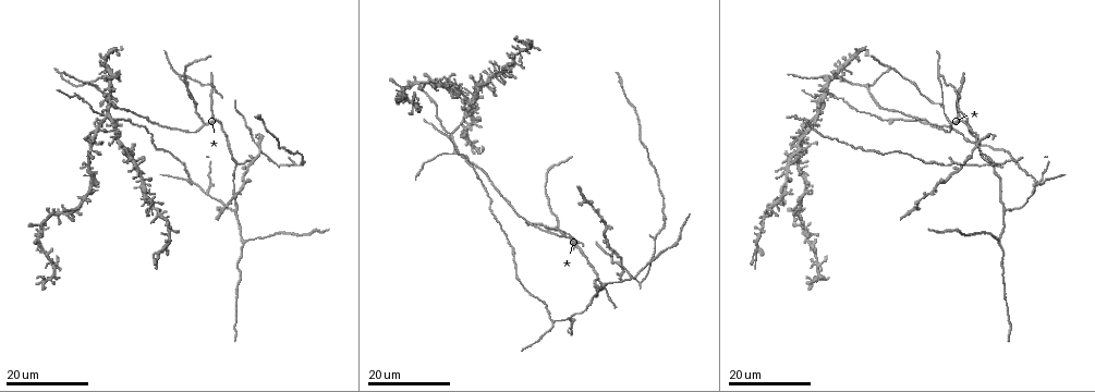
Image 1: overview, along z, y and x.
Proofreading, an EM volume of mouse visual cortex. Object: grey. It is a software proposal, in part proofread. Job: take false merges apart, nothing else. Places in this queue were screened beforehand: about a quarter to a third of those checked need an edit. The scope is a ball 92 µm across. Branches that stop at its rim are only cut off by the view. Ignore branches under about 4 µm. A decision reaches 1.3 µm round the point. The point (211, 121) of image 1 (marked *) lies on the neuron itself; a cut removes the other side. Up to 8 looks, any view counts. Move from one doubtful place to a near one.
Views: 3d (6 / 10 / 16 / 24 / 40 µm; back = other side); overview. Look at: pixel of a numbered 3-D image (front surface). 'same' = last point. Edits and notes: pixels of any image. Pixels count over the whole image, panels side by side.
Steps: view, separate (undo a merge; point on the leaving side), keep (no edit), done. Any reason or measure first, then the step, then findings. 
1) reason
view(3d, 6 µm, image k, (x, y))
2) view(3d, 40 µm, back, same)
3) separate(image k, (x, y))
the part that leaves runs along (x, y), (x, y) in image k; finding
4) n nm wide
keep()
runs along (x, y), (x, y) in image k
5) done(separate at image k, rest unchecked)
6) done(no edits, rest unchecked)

view(3d, 16 µm, image 1, (191, 181))

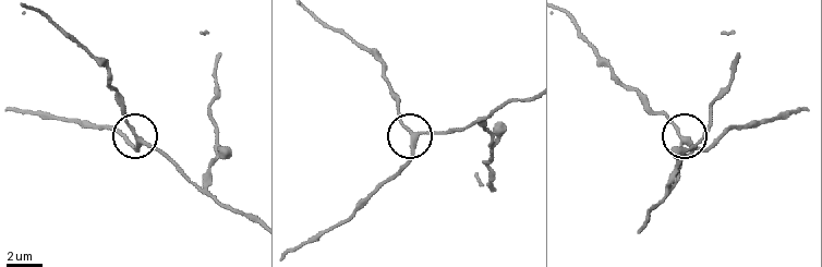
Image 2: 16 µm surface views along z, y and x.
view(3d, 10 µm, image 2, (138, 142))

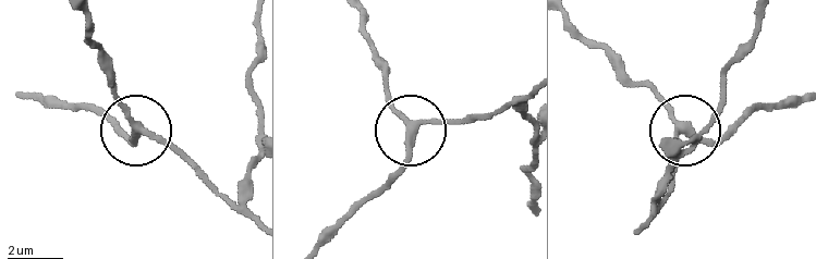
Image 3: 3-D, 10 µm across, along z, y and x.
view(3d, 6 µm, image 3, (409, 131))

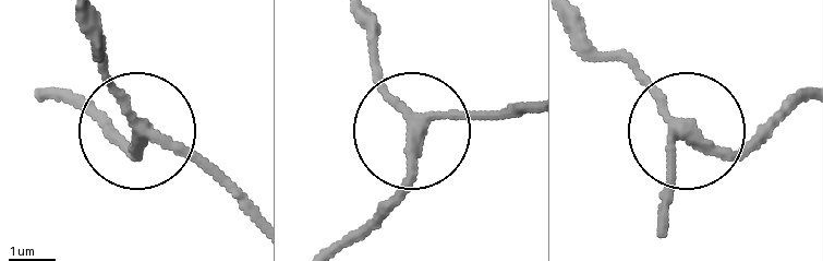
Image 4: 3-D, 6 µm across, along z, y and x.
3 arms
keep()
continuous, no second neuron

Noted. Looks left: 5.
three arms meet
view(3d, 16 µm, image 1, (244, 240))

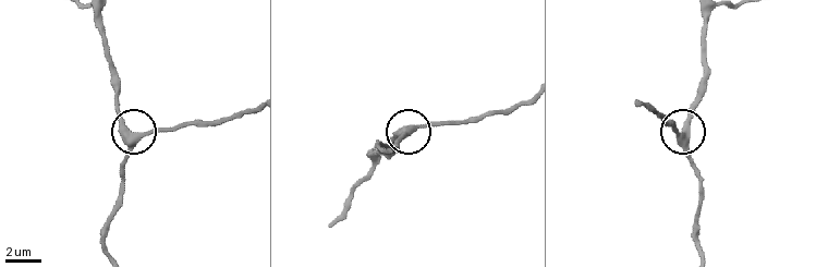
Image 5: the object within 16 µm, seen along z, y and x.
closer look
view(3d, 10 µm, image 5, (414, 127))

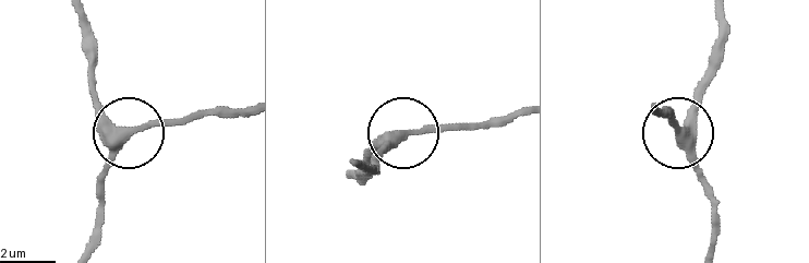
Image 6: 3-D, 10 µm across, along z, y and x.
keep()
runs along (721, 13), (714, 69), (678, 140), (704, 180) in image 6; all the same neuron

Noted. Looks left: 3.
a fork
view(3d, 24 µm, image 1, (567, 320))

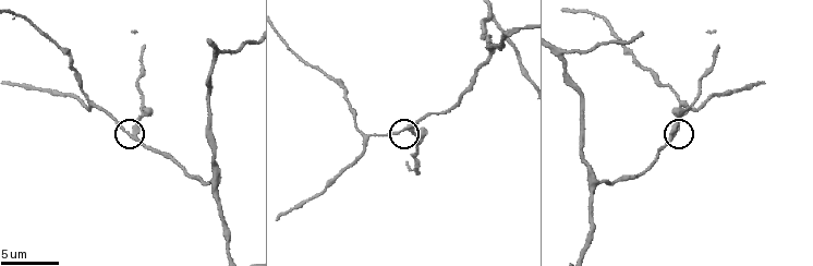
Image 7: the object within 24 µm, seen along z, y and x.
view(3d, 10 µm, image 7, (672, 128))

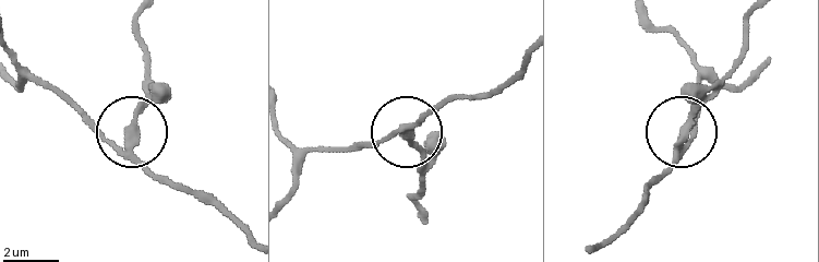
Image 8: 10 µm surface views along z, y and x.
3 arms
separate(image 8, (135, 109))
the part that leaves runs along (130, 147), (144, 93), (136, 15) in image 8; two neurons meet here

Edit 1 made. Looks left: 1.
done(separate at image 8, rest unchecked)

